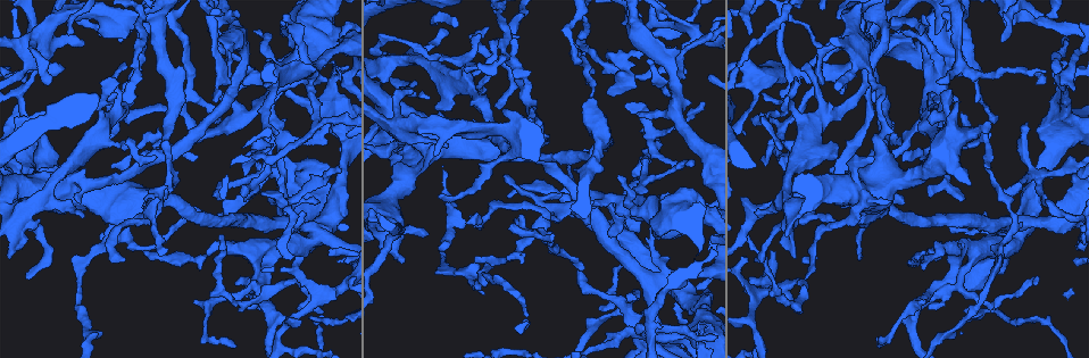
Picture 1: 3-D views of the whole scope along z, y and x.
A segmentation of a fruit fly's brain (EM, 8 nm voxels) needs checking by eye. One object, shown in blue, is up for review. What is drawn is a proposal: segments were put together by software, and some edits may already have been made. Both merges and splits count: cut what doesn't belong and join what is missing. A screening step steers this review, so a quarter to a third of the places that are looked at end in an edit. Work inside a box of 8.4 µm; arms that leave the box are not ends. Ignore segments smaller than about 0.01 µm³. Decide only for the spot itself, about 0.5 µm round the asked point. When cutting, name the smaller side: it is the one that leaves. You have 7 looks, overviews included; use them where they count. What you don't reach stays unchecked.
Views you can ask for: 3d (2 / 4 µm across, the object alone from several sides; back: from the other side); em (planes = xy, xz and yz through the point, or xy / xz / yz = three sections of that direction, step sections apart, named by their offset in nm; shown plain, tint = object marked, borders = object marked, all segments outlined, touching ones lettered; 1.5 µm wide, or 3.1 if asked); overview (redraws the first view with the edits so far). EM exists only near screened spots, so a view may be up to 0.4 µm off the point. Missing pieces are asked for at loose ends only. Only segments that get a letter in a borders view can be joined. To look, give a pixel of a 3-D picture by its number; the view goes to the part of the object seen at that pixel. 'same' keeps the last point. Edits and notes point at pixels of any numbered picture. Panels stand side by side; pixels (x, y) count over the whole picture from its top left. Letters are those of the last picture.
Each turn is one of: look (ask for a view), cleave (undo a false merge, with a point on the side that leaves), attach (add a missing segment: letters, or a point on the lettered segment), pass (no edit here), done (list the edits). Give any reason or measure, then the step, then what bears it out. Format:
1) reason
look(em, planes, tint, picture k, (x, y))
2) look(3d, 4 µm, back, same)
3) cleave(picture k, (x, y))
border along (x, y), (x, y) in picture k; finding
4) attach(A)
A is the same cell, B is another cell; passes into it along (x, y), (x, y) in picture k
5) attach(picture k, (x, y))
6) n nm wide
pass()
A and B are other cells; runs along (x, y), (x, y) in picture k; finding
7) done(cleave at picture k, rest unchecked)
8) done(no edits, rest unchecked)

abrupt turn
look(3d, 4 µm, picture 1, (266, 158))

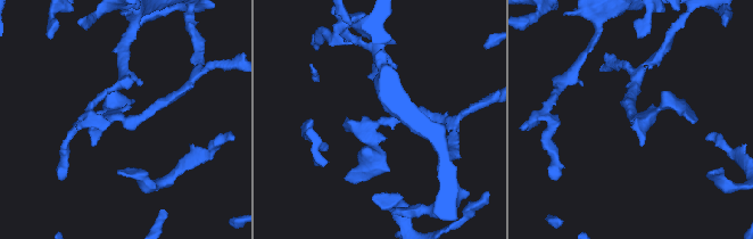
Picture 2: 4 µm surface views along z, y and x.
look(em, xy, step 8, tint, picture 2, (126, 119))

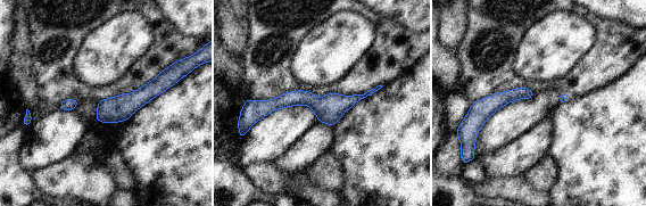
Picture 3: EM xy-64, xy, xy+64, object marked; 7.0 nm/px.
look(em, xy, step 8, borders, same)

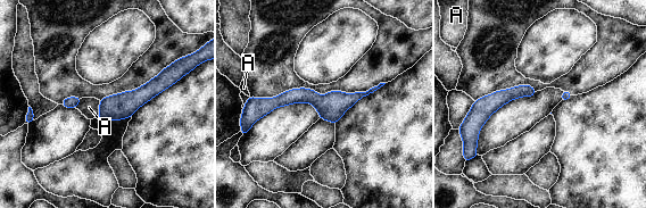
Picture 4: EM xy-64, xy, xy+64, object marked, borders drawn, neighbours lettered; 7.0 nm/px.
80 nm wide
pass()
A is another cell; runs along (361, 94), (256, 107) in picture 4; continuous, no second neuron

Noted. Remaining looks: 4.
an open end
look(em, xz, step 8, tint, picture 1, (339, 171))

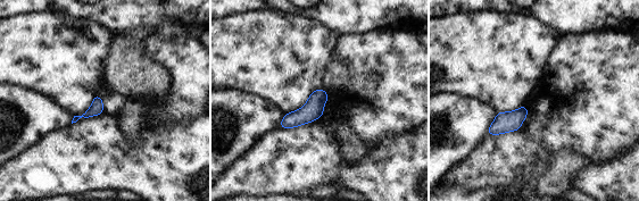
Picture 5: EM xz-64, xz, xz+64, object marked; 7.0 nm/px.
look(em, planes, borders, same)

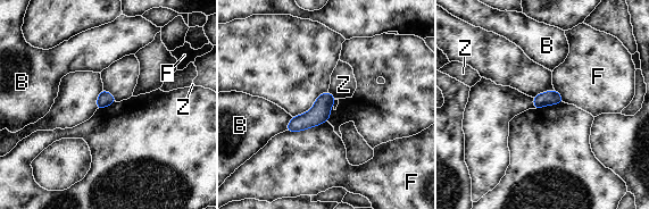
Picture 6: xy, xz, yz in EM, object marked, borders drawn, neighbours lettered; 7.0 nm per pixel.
pass()
B, F and Z are other cells; border along (329, 91), (335, 98) in picture 6; no lettered segment goes on from it

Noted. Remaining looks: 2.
branch point
look(em, planes, plain, picture 1, (382, 151))

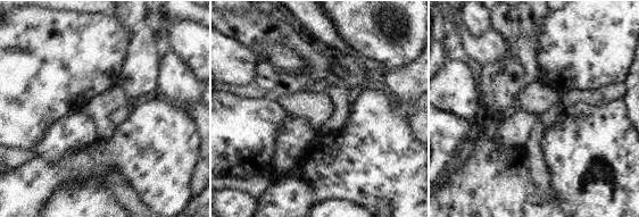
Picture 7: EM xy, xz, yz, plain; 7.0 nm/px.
look(em, planes, borders, same)

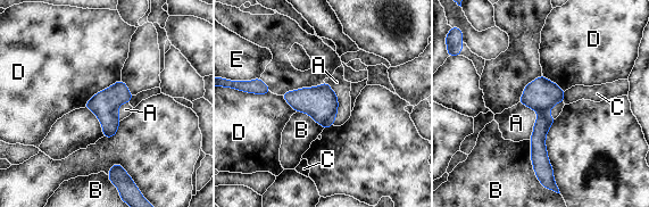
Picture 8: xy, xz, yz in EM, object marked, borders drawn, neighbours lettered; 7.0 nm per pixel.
pass()
A, B, C, D and E are other cells; border along (529, 140), (532, 168), (545, 187) in picture 8; all the same neuron

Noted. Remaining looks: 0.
done(no edits, rest unchecked)

